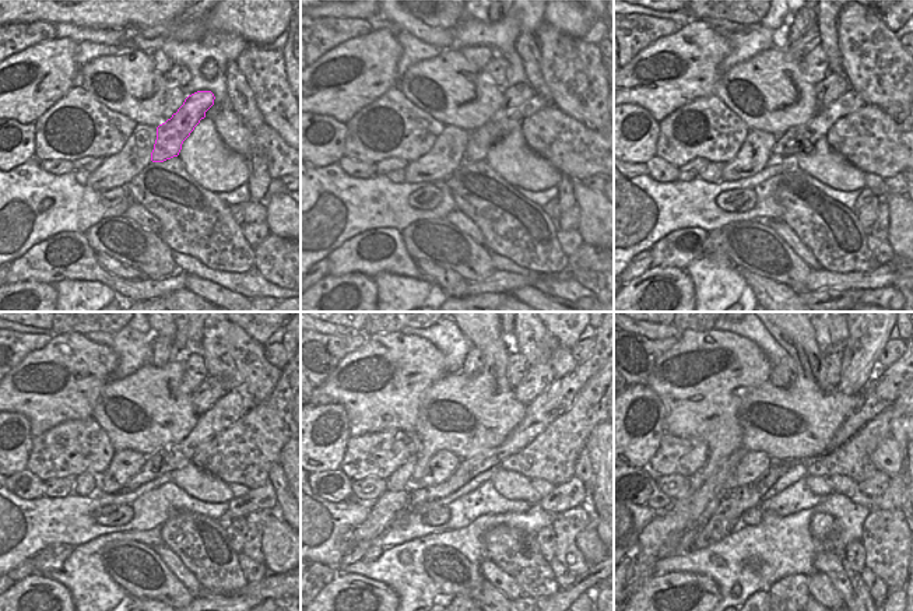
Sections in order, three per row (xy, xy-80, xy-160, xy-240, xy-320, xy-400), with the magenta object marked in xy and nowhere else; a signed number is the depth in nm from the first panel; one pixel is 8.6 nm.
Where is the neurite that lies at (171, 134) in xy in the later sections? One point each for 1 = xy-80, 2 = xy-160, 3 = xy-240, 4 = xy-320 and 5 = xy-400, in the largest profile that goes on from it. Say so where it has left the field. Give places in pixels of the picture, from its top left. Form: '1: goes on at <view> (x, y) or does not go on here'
1: goes on at xy-80 (480, 140)
2: goes on at xy-160 (834, 85)
3: goes on at xy-240 (211, 390)
4: goes on at xy-320 (537, 378)
5: goes on at xy-400 (860, 354)

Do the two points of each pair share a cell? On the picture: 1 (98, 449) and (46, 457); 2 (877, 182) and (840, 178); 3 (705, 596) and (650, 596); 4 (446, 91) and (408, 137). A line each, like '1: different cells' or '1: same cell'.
1: same cell
2: different cells
3: same cell
4: different cells

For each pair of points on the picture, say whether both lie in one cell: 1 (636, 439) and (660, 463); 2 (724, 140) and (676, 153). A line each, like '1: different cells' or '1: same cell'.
1: different cells
2: same cell

